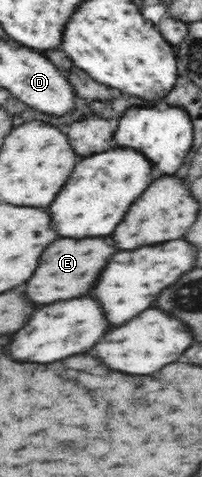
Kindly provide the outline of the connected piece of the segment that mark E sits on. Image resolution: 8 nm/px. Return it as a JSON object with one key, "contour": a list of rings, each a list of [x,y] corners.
{"contour":[[[58,238],[58,242],[50,244],[40,260],[34,276],[24,284],[26,296],[34,304],[50,304],[56,300],[70,300],[86,296],[90,286],[96,282],[98,274],[104,270],[106,260],[116,252],[114,240],[106,238],[86,238],[86,240],[68,240]]]}

